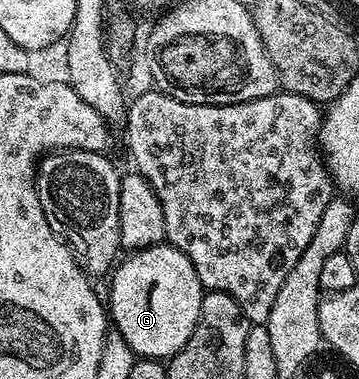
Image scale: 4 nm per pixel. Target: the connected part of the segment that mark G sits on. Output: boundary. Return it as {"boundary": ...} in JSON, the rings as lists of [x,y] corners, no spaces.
{"boundary":[[[170,244],[146,246],[122,262],[123,259],[110,275],[110,321],[139,358],[169,360],[193,336],[199,319],[205,291],[197,272],[189,256]]]}

